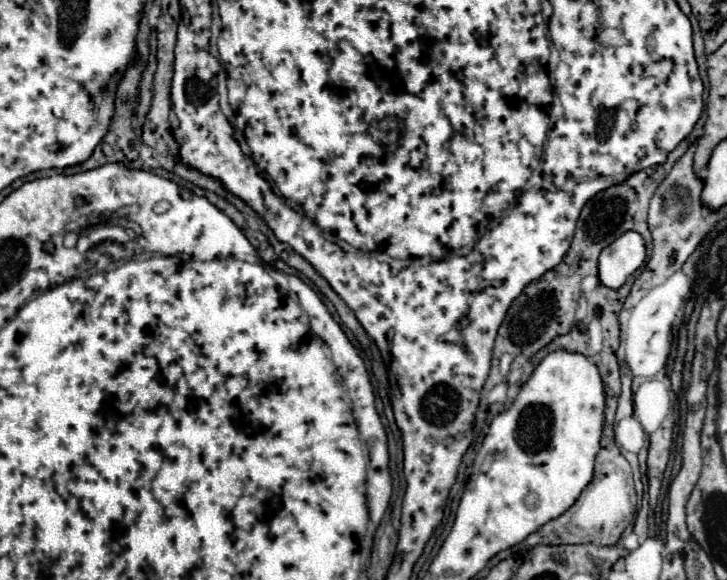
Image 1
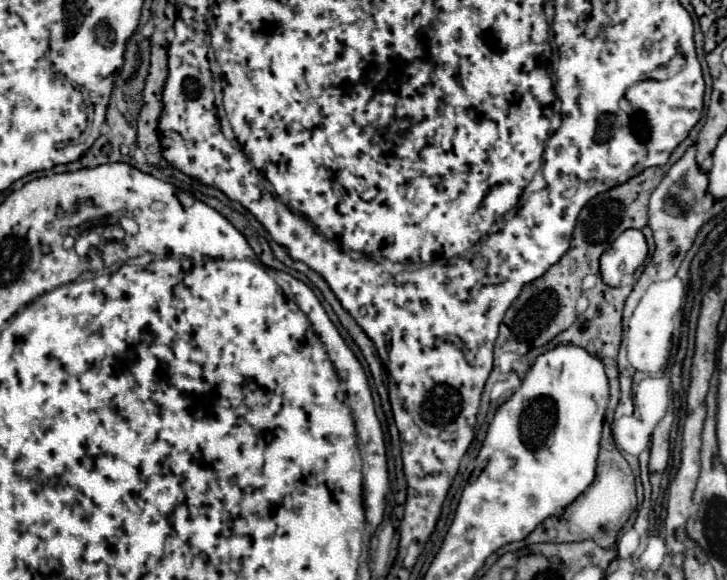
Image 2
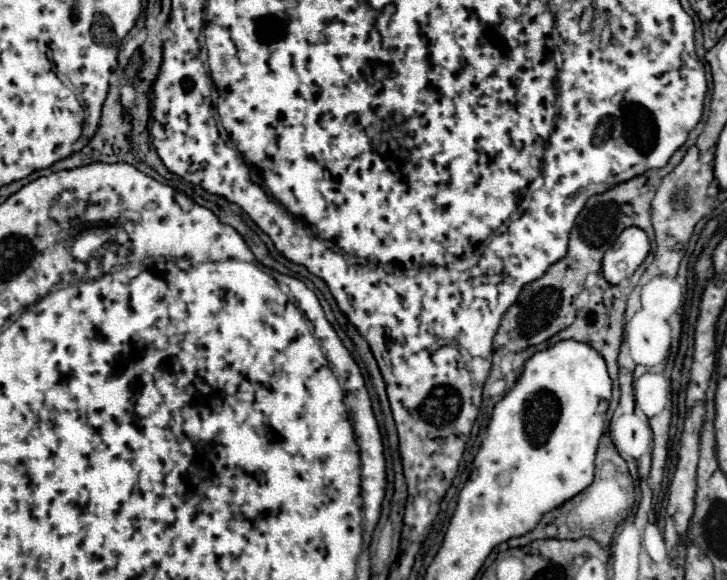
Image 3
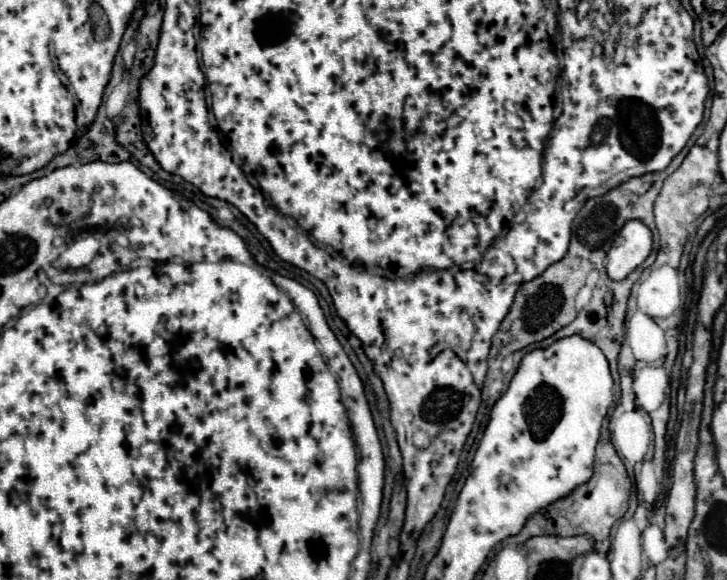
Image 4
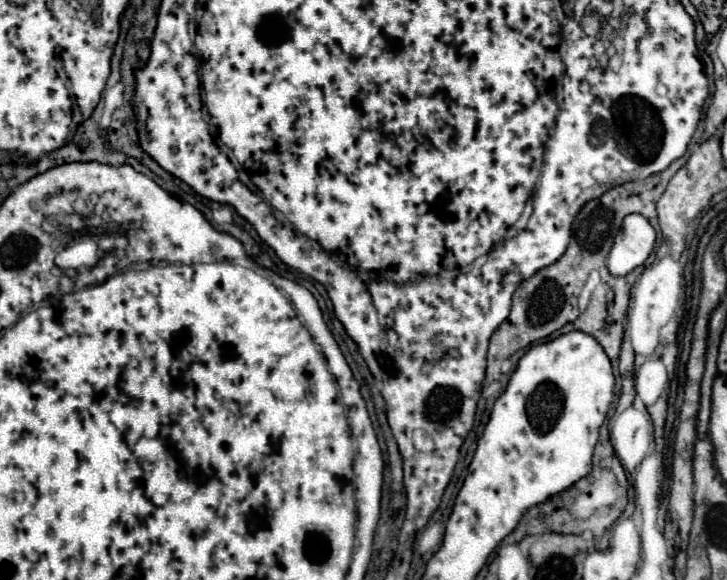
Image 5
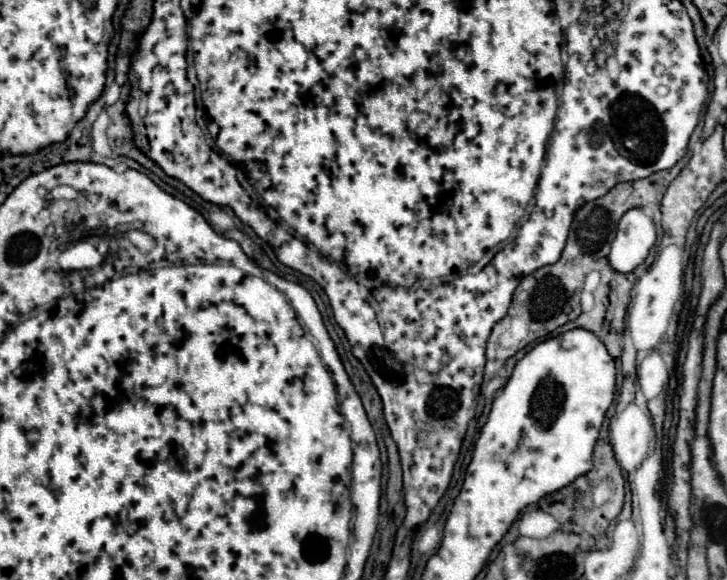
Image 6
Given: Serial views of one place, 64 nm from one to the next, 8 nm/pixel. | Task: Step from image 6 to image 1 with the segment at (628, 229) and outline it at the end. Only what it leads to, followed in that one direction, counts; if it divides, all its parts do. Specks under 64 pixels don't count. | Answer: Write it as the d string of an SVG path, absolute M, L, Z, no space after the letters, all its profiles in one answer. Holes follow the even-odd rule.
M626 232L600 252L600 282L606 288L620 288L646 260L644 240L638 232Z

